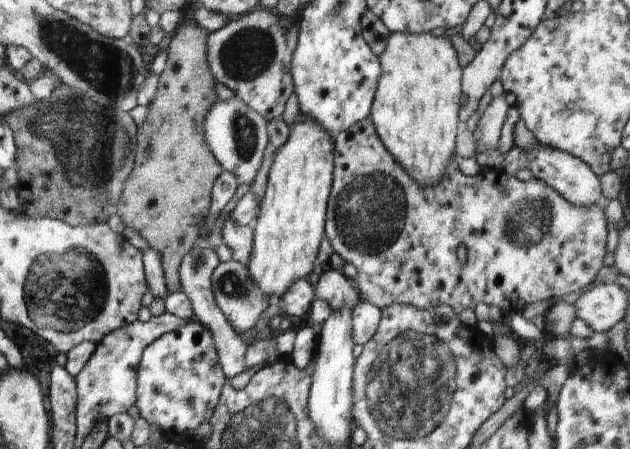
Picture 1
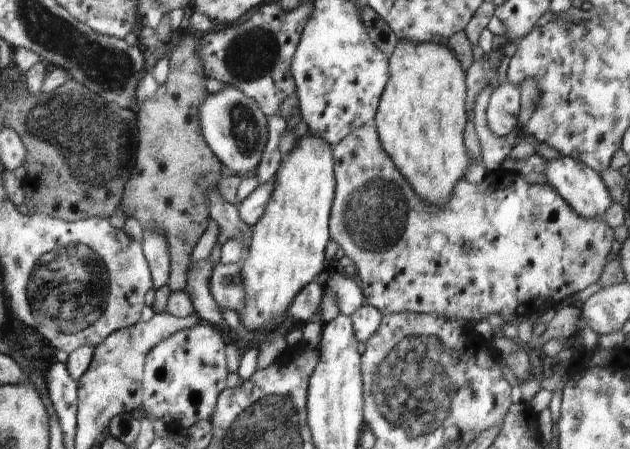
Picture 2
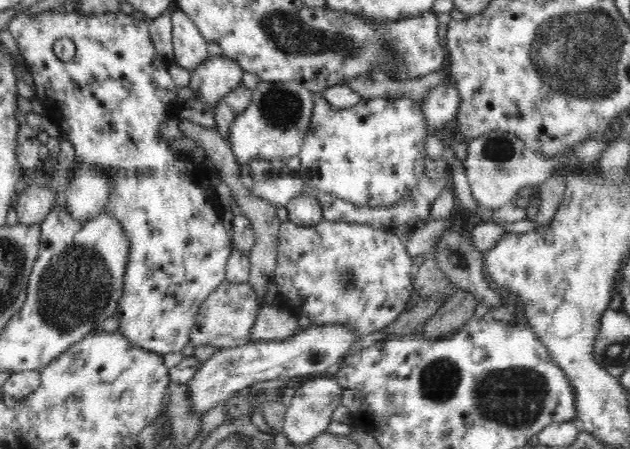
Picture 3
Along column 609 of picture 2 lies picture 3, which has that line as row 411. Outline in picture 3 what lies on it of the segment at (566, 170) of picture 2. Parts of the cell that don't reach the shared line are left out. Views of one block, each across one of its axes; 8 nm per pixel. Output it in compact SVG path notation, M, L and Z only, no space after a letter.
M310 324L306 329L298 328L298 332L286 340L253 341L216 351L200 364L198 372L187 382L191 409L202 417L210 408L236 398L254 382L325 374L325 370L340 362L358 340L357 332L345 324Z

